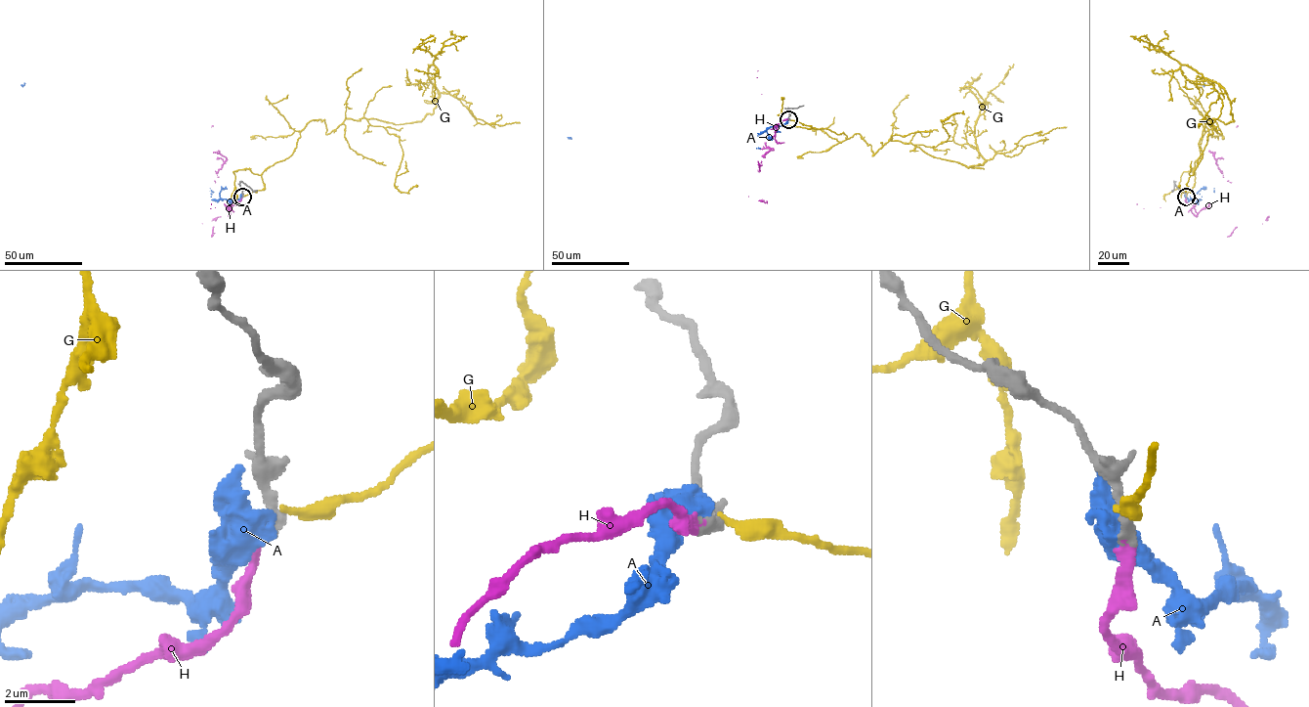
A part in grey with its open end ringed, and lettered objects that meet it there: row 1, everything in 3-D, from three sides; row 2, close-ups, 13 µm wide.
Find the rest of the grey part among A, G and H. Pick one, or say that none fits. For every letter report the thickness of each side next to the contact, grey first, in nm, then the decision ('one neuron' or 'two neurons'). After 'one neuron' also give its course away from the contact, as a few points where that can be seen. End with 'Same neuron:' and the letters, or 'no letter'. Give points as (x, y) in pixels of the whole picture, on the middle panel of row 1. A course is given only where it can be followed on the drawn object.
A: calibres 360 and 750 nm; two neurons
G: calibres 400 and 300 nm; two neurons
H: calibres 360 and 260 nm; one neuron; course (789, 119), (782, 120), (776, 131), (775, 139), (780, 144), (764, 156), (773, 149), (759, 149), (759, 171)
Same neuron: H

